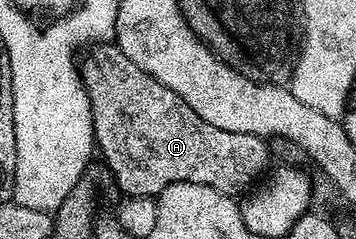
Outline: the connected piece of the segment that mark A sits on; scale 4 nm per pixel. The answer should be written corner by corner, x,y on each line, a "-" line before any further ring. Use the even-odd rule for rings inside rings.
115,43
93,44
87,52
88,57
85,60
83,57
78,67
80,81
84,83
84,89
90,98
94,144
99,155
100,152
104,155
104,160
125,197
155,198
174,182
194,182
235,197
236,192
243,193
265,175
264,167
270,164
270,157
268,145
261,137
254,134
234,134
230,130
218,130
218,126
210,126
210,122
198,118
198,114
194,114
194,110
190,110
190,106
186,106
182,98
174,94
174,90
150,78
146,70
138,70
138,66
134,66
134,62
130,62
130,58
126,58
126,54
122,54

